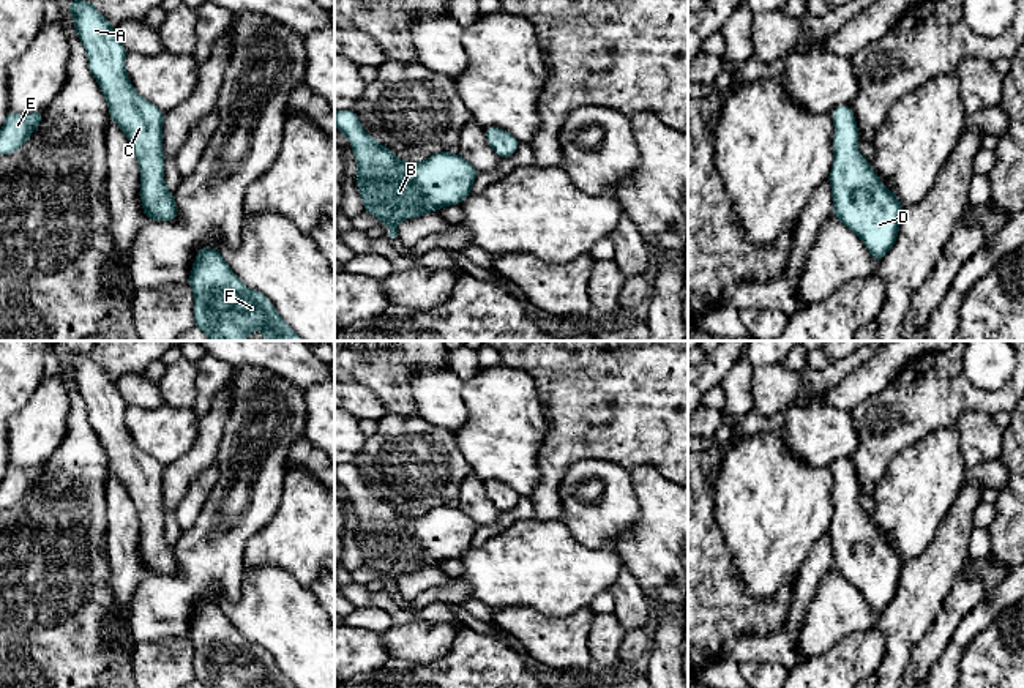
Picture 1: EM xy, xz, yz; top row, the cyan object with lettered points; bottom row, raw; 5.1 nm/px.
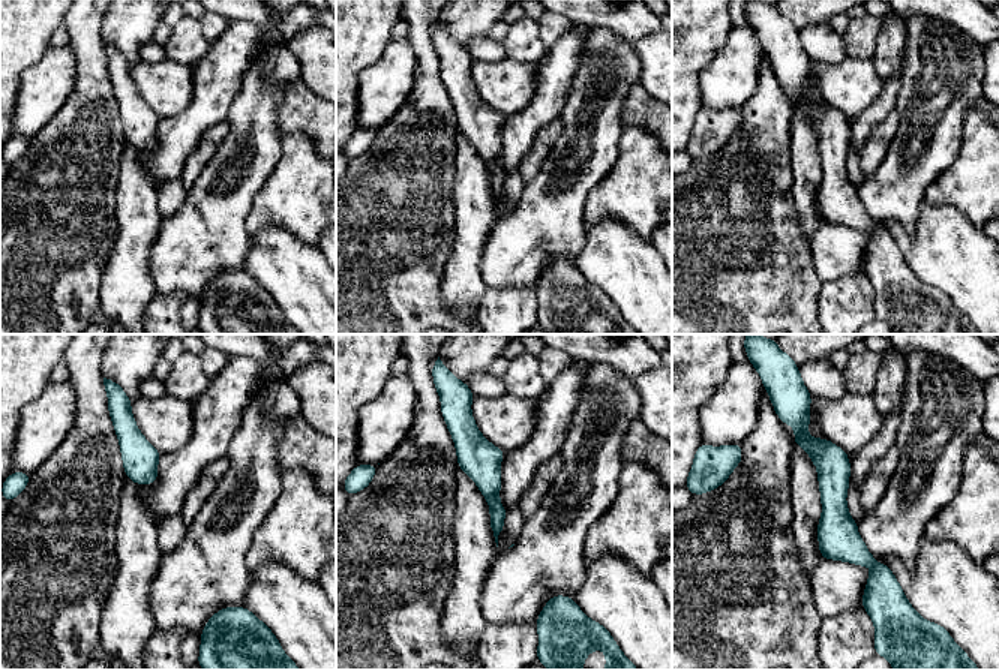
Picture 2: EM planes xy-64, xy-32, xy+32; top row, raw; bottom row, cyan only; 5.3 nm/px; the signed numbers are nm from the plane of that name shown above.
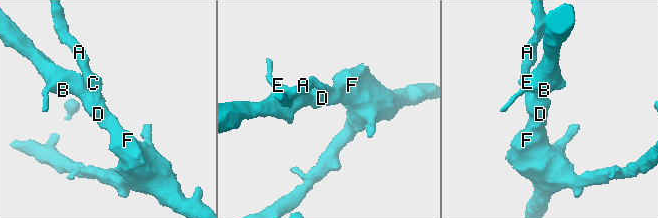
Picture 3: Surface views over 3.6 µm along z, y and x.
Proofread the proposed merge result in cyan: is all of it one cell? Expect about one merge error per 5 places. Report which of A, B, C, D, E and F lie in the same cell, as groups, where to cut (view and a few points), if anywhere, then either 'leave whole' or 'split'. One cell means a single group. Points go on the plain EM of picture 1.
groups A B C D E F; cut none; leave whole

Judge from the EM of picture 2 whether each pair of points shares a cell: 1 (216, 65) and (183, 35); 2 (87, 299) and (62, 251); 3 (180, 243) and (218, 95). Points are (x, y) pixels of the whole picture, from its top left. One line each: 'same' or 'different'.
1: different
2: same
3: different

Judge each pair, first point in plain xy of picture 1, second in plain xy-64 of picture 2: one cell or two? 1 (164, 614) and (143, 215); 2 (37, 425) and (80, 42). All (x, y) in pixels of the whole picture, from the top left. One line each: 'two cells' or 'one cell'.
1: two cells
2: two cells

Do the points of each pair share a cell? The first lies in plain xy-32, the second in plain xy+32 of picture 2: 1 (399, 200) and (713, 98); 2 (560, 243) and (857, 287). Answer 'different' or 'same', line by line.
1: different
2: different

